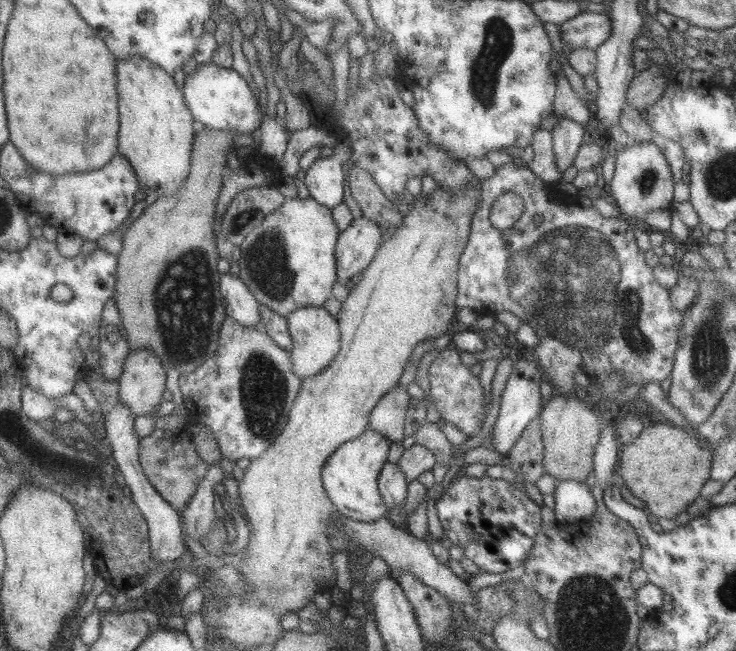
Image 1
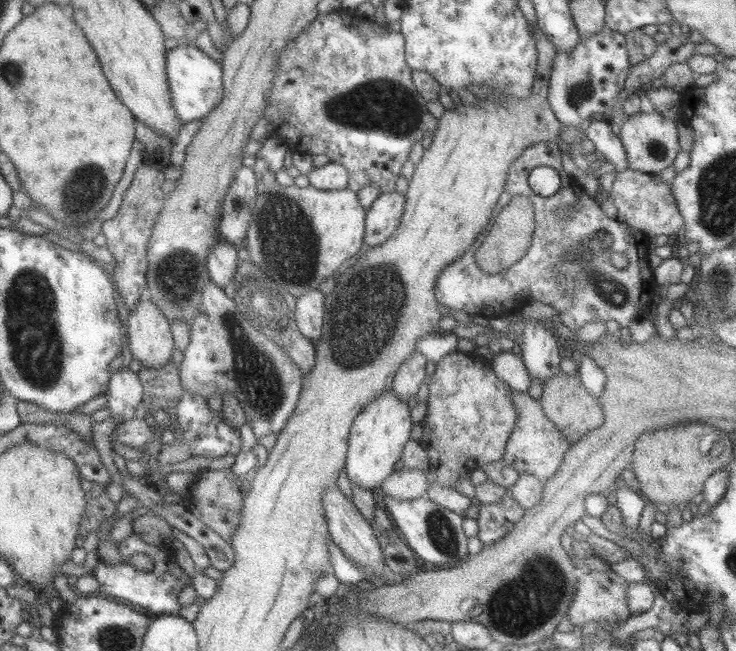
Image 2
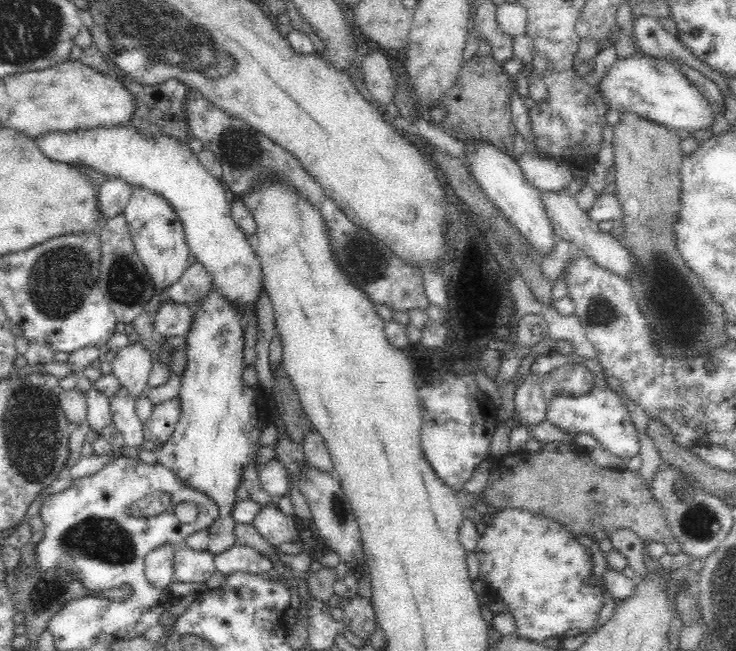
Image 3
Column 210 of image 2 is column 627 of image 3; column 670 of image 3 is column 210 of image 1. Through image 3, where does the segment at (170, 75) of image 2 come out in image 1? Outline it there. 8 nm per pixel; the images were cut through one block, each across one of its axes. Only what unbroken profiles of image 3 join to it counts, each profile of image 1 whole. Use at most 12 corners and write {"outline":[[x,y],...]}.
{"outline":[[211,62],[185,76],[197,126],[247,134],[262,115],[247,82]]}

